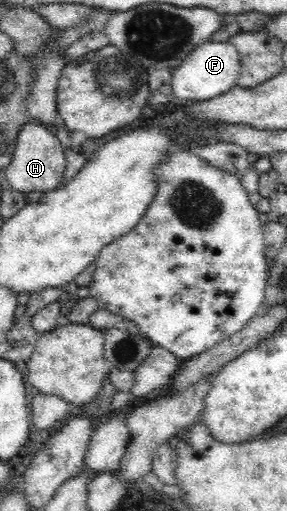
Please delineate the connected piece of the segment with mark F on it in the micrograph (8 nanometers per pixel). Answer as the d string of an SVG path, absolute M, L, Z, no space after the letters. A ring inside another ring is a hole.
M204 42L198 45L178 68L171 73L171 89L176 99L206 101L228 93L236 85L241 73L241 62L237 50L230 42Z

